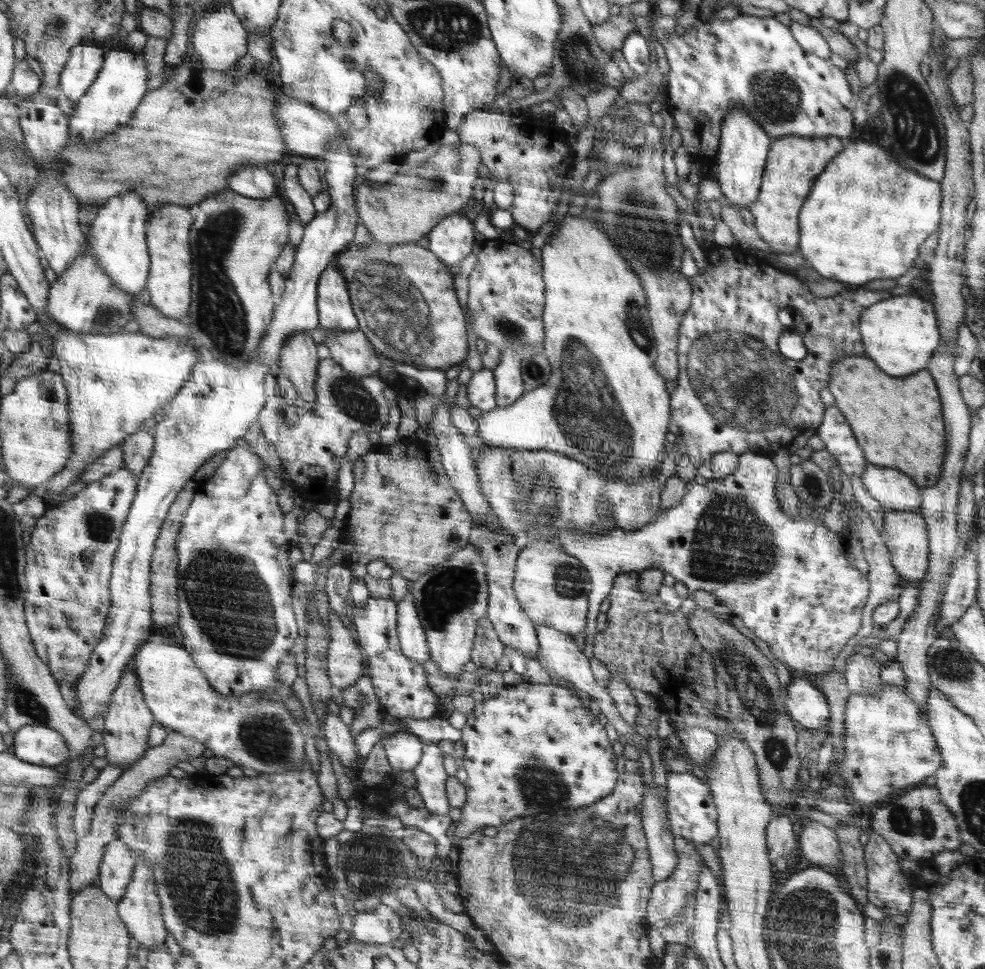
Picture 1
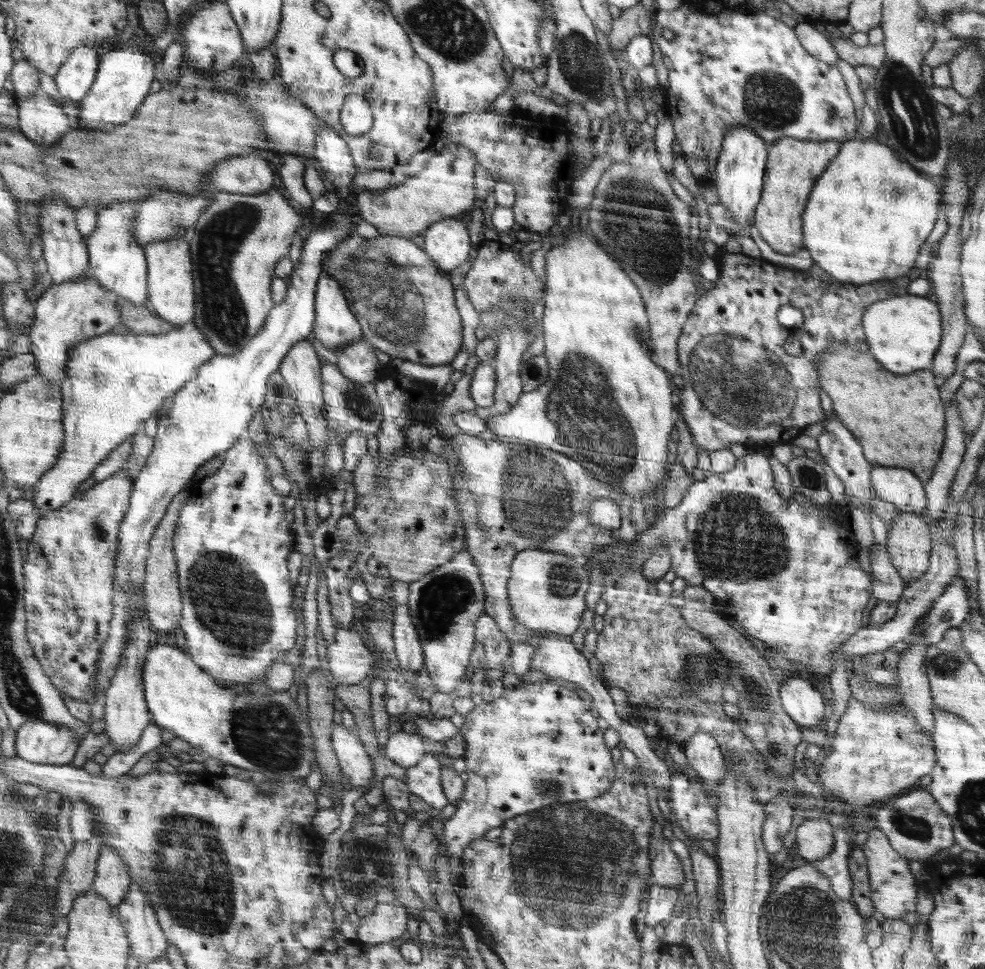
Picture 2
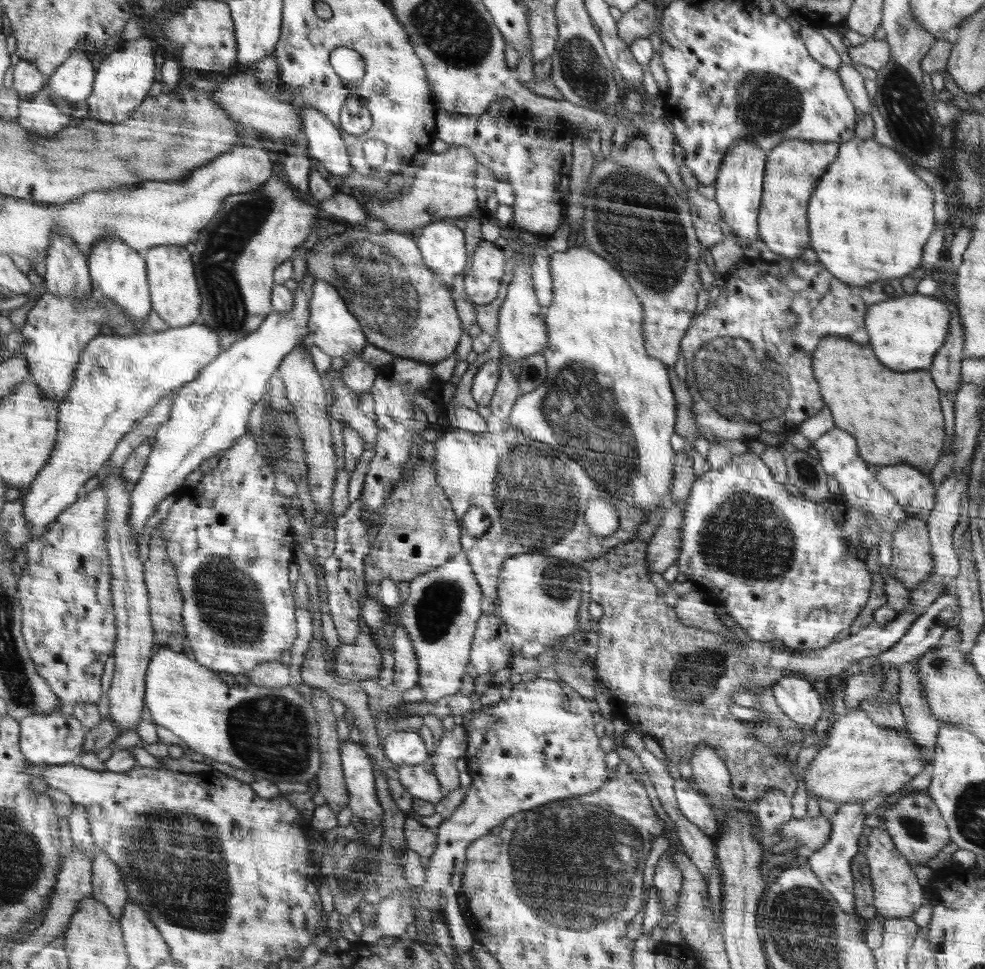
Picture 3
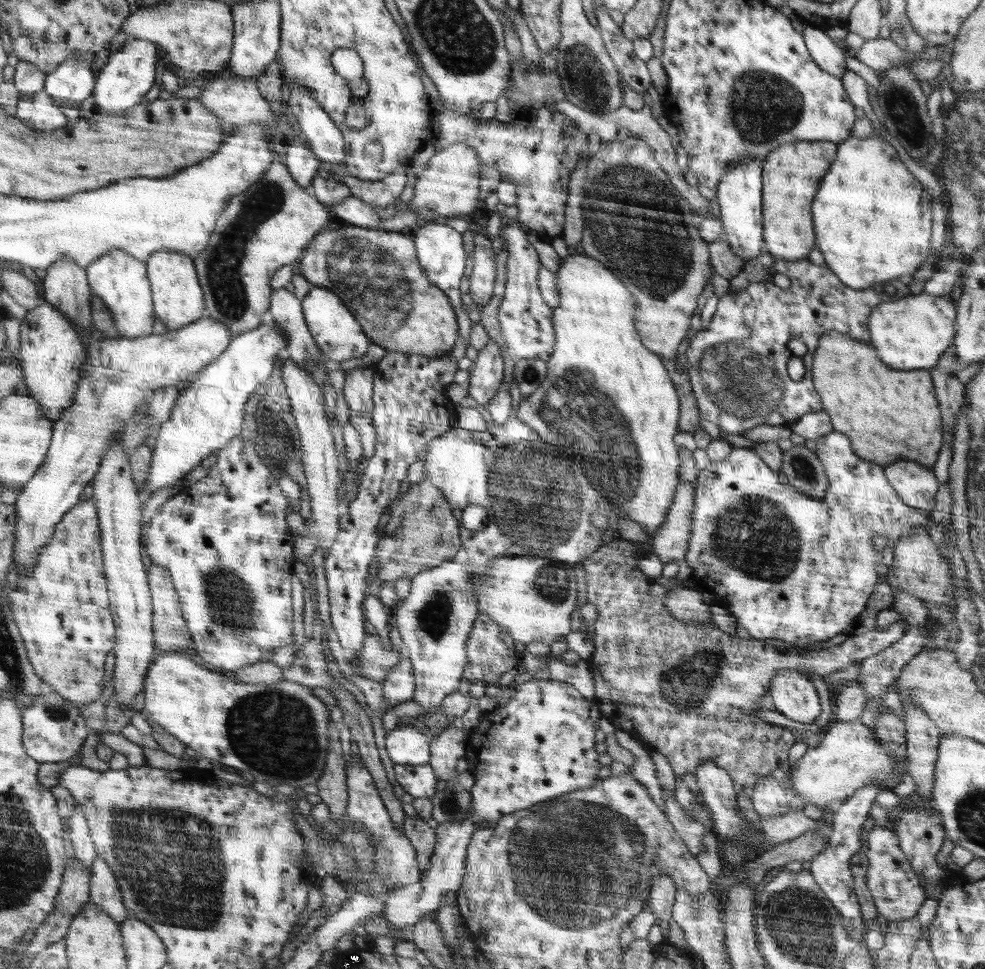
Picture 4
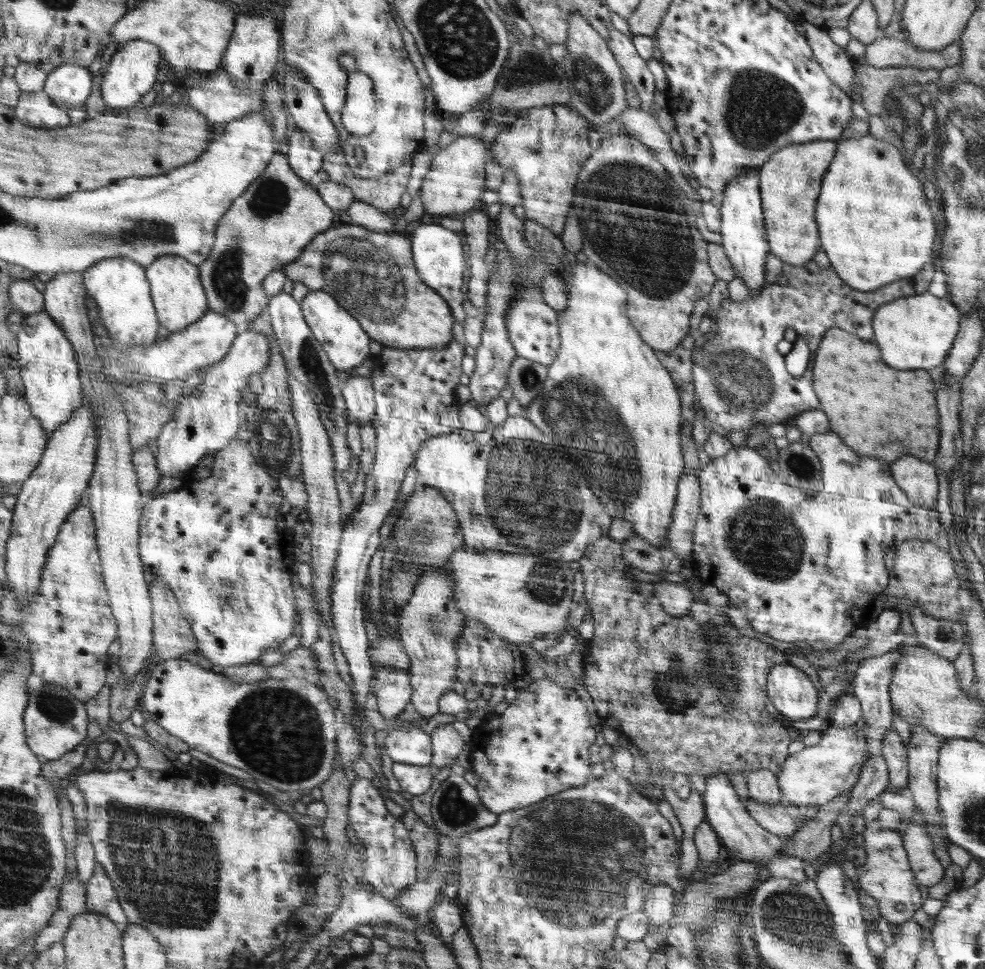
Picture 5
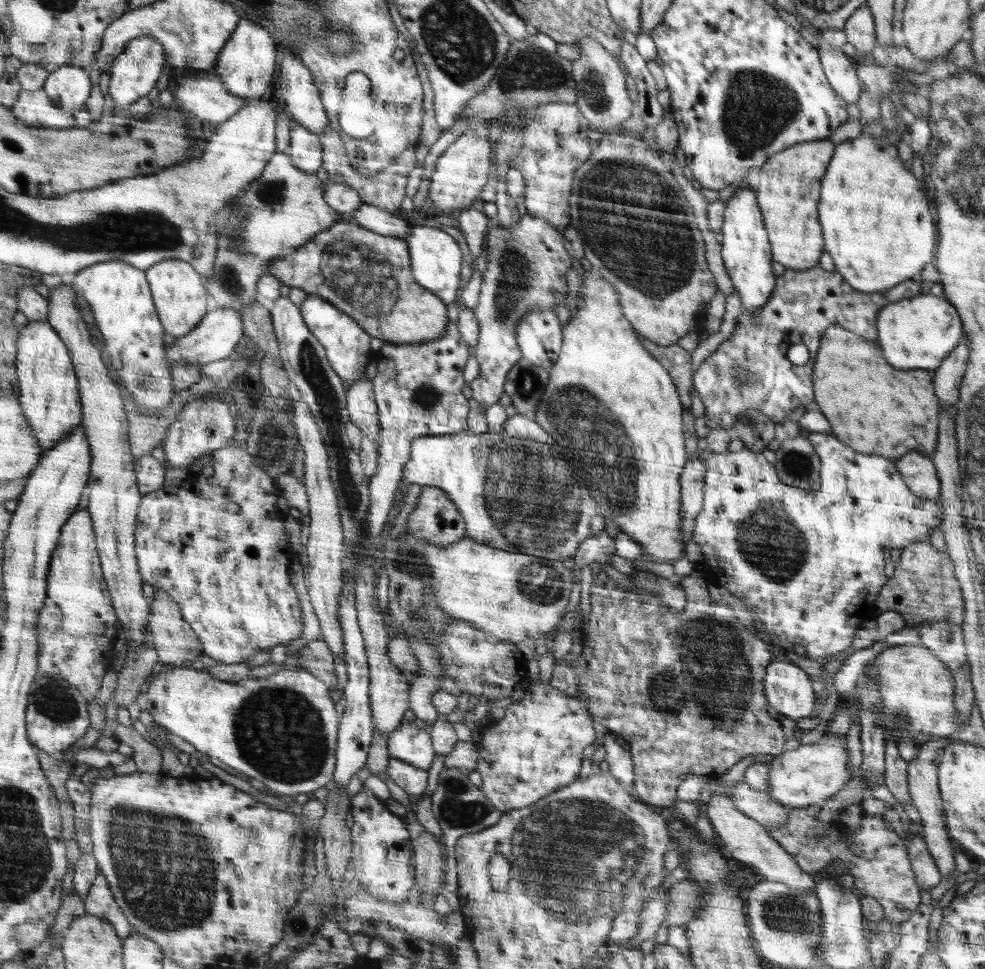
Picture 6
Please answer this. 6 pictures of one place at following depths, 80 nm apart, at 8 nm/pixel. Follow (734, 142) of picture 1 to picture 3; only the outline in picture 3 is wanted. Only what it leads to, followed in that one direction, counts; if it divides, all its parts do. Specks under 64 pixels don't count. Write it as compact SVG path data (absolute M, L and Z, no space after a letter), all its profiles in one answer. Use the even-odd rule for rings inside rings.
M740 141L732 145L722 162L715 188L715 201L723 212L723 220L730 226L738 240L755 244L759 233L759 206L763 194L767 152L752 141Z

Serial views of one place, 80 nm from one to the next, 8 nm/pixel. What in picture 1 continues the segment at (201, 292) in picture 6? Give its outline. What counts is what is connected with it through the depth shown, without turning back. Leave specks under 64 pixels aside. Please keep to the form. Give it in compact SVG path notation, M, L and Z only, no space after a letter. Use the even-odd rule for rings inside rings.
M169 204L160 205L147 225L147 245L151 257L151 270L148 277L148 292L151 306L164 316L182 318L190 306L192 290L192 255L190 252L189 230L192 226L193 211L186 206Z

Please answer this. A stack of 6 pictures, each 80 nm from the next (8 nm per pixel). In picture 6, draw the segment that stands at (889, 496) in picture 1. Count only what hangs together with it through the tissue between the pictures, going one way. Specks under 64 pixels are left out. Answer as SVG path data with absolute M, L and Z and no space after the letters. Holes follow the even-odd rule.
M912 451L896 460L896 467L898 467L903 481L910 487L912 494L934 501L939 499L941 482L935 464L930 457Z

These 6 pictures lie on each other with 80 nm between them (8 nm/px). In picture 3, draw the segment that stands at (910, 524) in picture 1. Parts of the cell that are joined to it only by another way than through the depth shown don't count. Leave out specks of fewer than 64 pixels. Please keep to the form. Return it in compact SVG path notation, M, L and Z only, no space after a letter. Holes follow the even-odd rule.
M912 514L888 537L893 551L888 566L891 575L910 591L928 582L935 570L935 558L930 554L926 524Z

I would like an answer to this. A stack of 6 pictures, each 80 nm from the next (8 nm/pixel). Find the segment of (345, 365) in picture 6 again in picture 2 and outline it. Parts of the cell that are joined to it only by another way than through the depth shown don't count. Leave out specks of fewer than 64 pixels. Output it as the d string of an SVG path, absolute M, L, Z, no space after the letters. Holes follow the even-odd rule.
M323 273L315 292L314 336L326 348L344 348L349 342L363 338L363 331L354 312L350 312L340 282Z

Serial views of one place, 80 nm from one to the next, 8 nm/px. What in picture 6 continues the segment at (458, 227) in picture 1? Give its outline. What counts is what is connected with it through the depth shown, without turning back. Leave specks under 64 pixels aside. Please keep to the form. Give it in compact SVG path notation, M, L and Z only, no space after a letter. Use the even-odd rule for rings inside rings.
M423 224L412 227L410 234L406 236L406 242L409 244L415 281L438 295L445 303L456 303L462 268L462 250L458 248L458 242L445 231Z

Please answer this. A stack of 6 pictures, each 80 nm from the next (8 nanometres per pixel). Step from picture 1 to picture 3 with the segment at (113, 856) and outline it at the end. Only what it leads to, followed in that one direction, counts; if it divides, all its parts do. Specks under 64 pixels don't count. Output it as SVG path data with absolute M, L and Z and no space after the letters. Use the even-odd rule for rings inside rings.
M104 851L95 852L92 871L94 887L92 898L102 902L113 915L122 917L128 902L127 885L123 882L122 872Z

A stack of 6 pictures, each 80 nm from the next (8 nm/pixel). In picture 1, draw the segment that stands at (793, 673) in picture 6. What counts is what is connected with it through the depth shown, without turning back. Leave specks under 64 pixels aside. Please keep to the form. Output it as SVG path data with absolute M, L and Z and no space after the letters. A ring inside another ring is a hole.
M800 677L792 678L783 692L789 716L804 728L818 730L831 718L828 712L829 702L826 702L822 692L818 692L818 688L814 688L810 681L800 680Z

